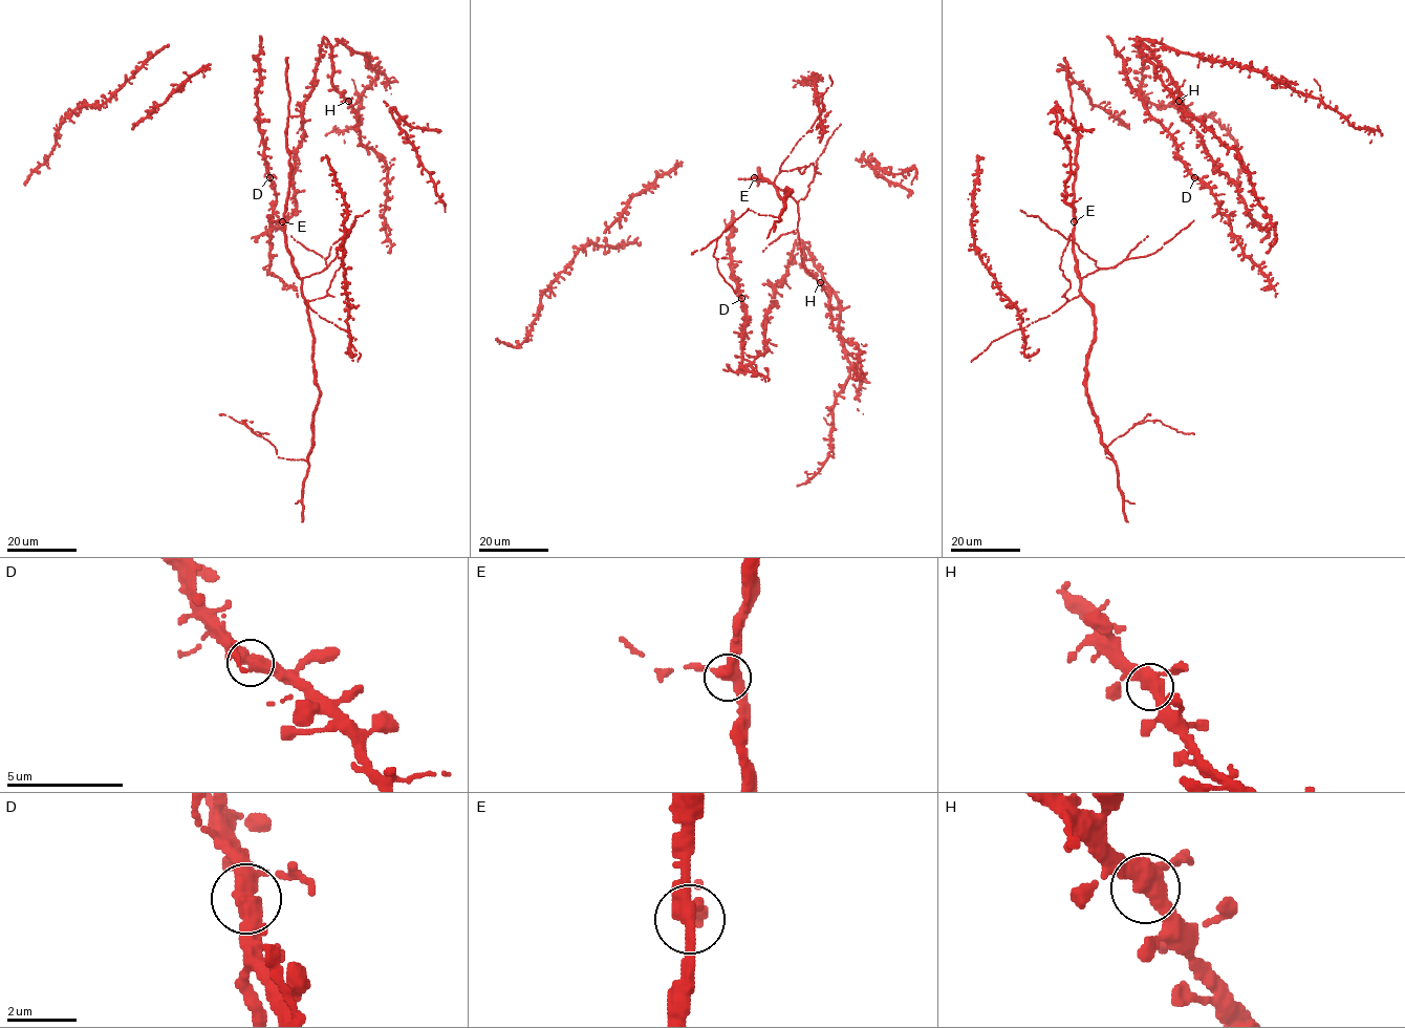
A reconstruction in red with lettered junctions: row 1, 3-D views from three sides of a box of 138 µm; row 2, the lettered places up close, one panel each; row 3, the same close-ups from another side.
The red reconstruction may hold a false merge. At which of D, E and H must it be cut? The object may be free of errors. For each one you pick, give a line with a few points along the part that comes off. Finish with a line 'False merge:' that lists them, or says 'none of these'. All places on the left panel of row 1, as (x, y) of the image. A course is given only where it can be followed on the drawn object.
False merge: none of these

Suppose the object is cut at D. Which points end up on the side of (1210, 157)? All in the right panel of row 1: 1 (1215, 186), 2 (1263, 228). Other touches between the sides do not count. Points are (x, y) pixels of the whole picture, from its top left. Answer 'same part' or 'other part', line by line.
1: other part
2: same part

